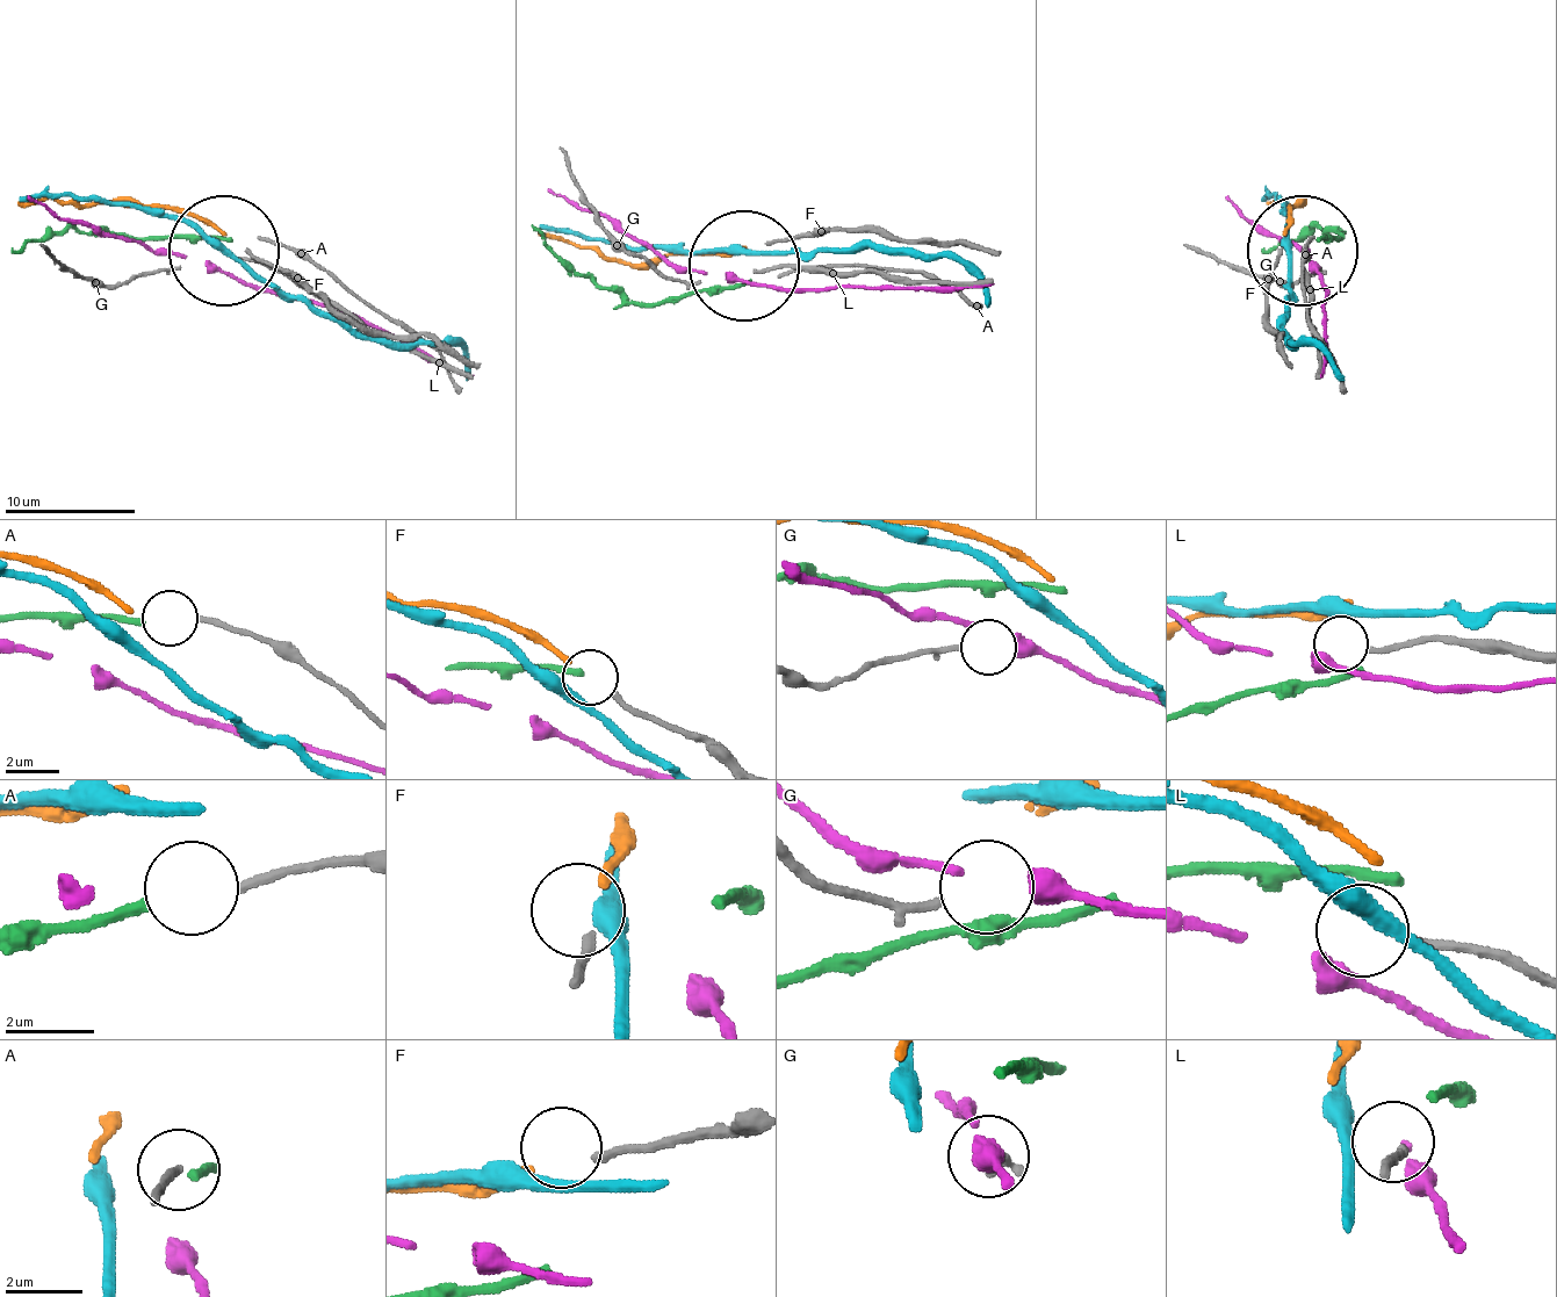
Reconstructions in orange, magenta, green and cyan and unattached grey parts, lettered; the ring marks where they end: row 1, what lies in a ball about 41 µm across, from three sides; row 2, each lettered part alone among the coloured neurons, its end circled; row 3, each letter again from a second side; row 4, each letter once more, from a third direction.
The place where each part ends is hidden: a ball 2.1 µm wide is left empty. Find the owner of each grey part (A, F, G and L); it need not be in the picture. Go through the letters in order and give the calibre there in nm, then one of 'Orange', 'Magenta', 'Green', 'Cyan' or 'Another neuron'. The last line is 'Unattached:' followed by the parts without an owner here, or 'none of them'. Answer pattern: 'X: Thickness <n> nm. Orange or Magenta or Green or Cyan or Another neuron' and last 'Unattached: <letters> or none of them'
A: Thickness 220 nm. Another neuron
F: Thickness 220 nm. Orange
G: Thickness 140 nm. Another neuron
L: Thickness 200 nm. Another neuron
Unattached: A, G, L

